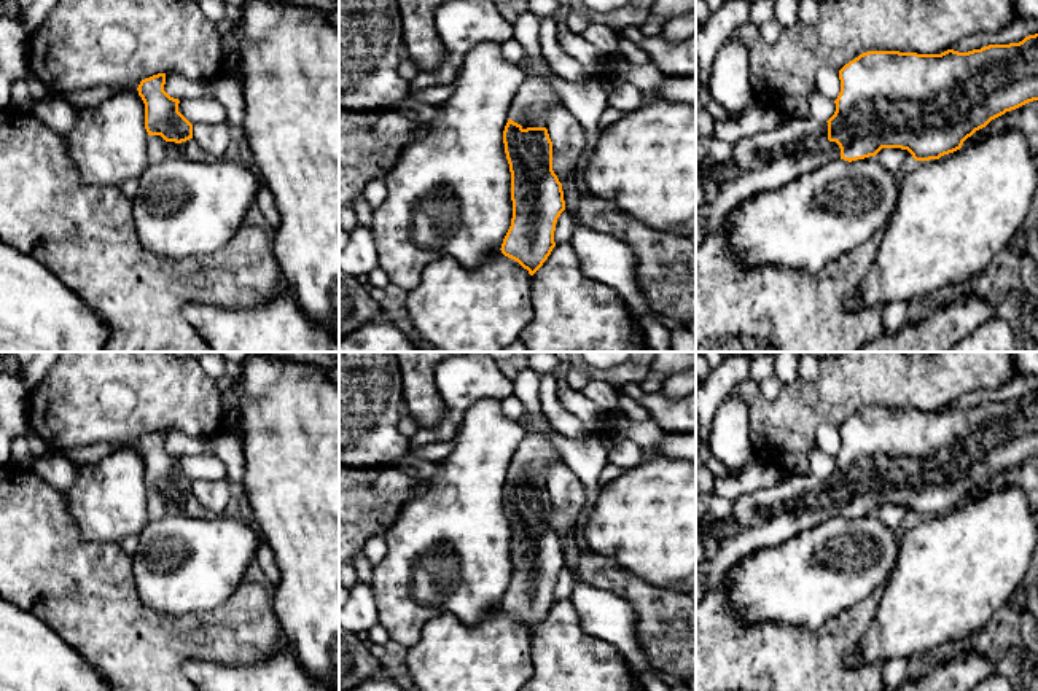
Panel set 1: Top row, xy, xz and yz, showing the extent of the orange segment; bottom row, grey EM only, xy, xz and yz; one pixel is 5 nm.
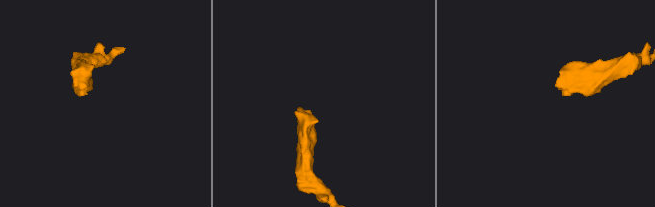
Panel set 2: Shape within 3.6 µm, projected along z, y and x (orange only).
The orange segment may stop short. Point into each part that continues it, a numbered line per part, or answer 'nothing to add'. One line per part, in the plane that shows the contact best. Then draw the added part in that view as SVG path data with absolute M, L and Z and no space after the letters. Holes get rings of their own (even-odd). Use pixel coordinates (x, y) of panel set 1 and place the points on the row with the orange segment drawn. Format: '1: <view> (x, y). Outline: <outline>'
1: xy (159, 150). Outline: M148 135L148 164L156 166L167 159L186 159L194 162L213 161L194 139L181 143L166 142L161 135Z

